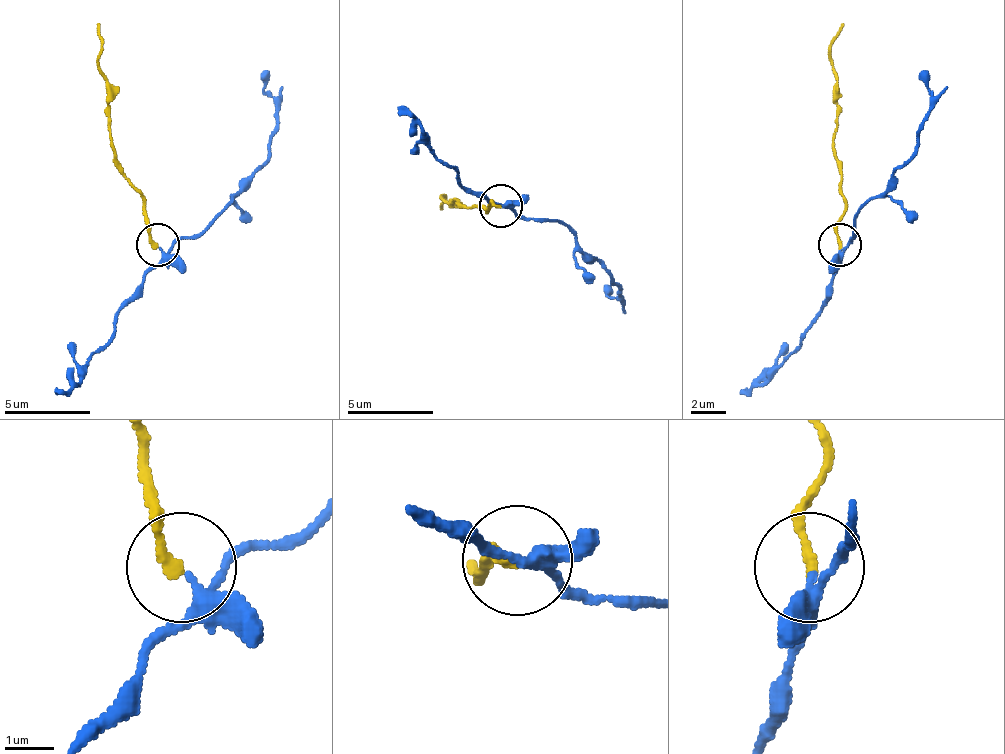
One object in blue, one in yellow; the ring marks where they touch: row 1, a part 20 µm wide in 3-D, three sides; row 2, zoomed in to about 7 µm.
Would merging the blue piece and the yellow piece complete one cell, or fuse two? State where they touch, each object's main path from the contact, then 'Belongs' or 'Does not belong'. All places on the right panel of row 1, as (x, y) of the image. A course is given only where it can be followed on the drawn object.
Place: (839, 245). Course of blue: (840, 248), (853, 240), (853, 218), (909, 158), (931, 106), (931, 89), (918, 72). Course of yellow: (840, 244), (845, 197), (832, 149), (832, 37), (845, 25). Does not belong

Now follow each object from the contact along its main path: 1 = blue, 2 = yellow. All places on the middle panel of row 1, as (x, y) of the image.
1: (503, 206), (521, 219), (559, 219), (611, 275), (620, 297), (611, 297), (607, 284)
2: (499, 206), (486, 211), (456, 198), (443, 198), (439, 211)

